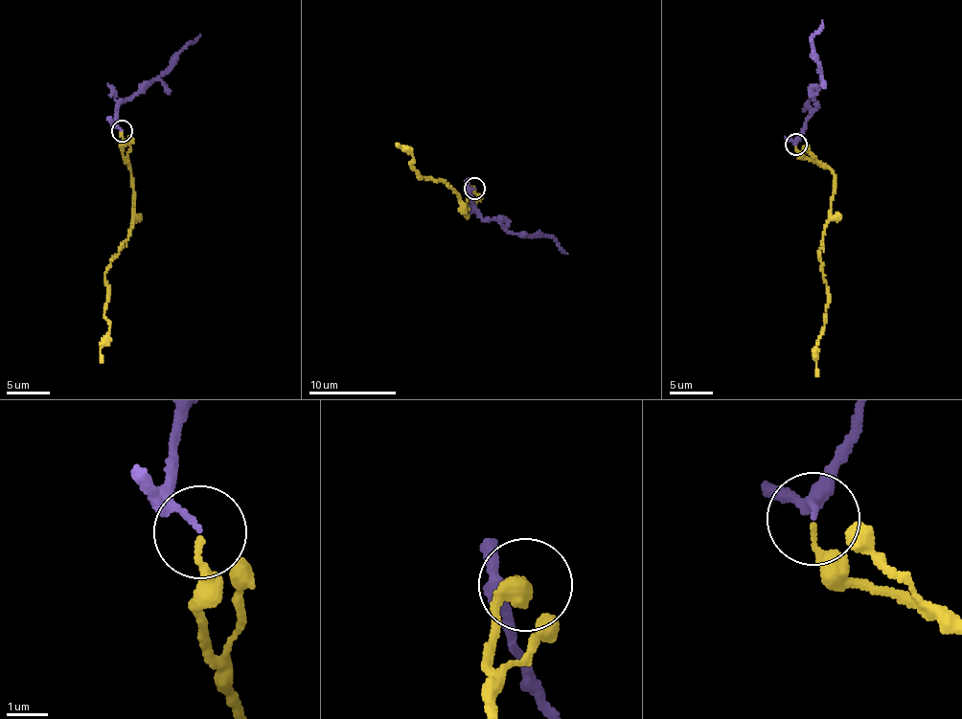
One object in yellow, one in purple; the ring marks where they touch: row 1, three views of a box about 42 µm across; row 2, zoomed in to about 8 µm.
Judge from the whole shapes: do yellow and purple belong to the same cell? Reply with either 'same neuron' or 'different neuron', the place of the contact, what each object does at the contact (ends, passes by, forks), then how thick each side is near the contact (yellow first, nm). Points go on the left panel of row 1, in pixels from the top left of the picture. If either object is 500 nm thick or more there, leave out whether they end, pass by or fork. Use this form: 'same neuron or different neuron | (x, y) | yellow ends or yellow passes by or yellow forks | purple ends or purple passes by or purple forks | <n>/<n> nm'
different neuron | (122, 130) | yellow ends | purple ends | 150/150 nm

